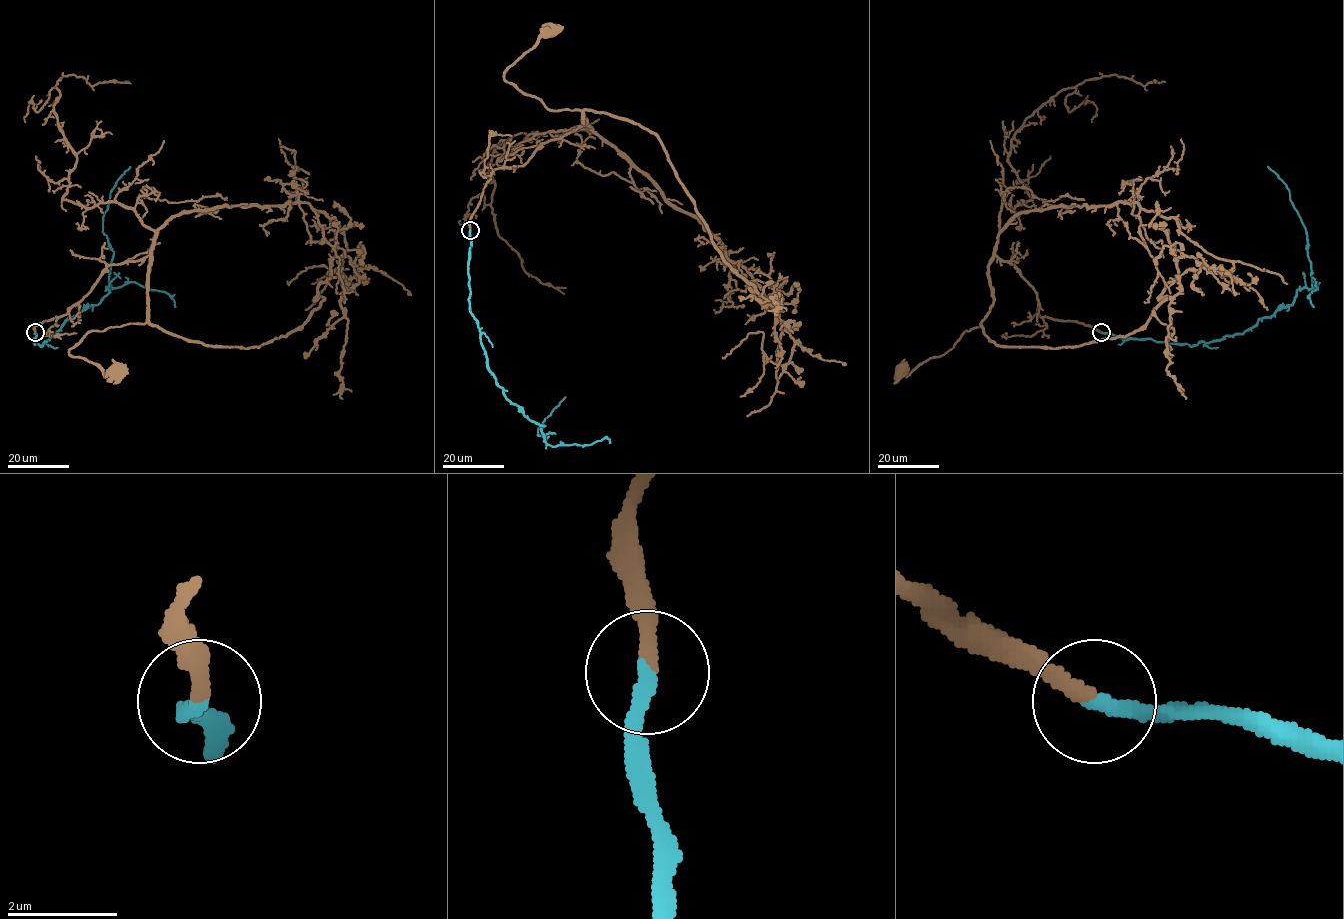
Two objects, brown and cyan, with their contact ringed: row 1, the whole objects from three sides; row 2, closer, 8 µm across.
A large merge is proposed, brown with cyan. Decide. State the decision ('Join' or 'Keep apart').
Join

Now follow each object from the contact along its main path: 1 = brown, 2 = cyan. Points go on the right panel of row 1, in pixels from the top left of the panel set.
1: (1101, 333), (1041, 317), (1037, 293), (994, 256), (993, 305), (981, 326), (908, 374), (902, 369)
2: (1101, 333), (1191, 346), (1213, 342), (1240, 334), (1312, 287), (1307, 233), (1289, 190), (1268, 166)

